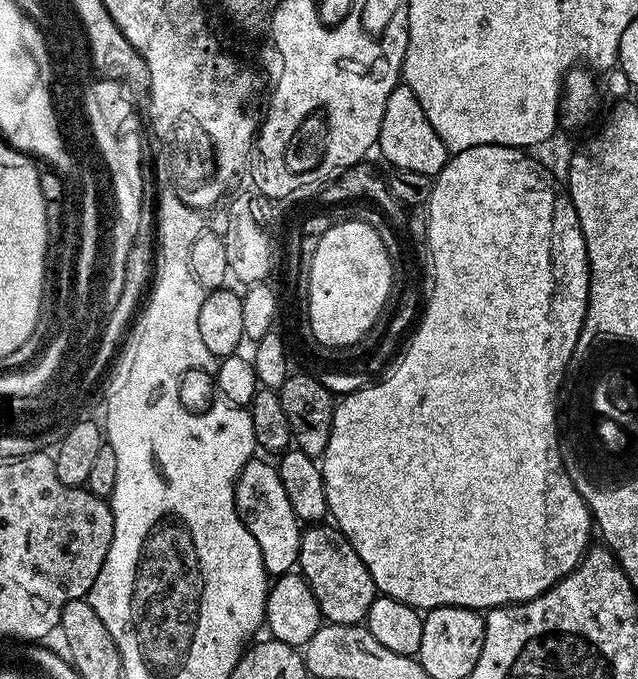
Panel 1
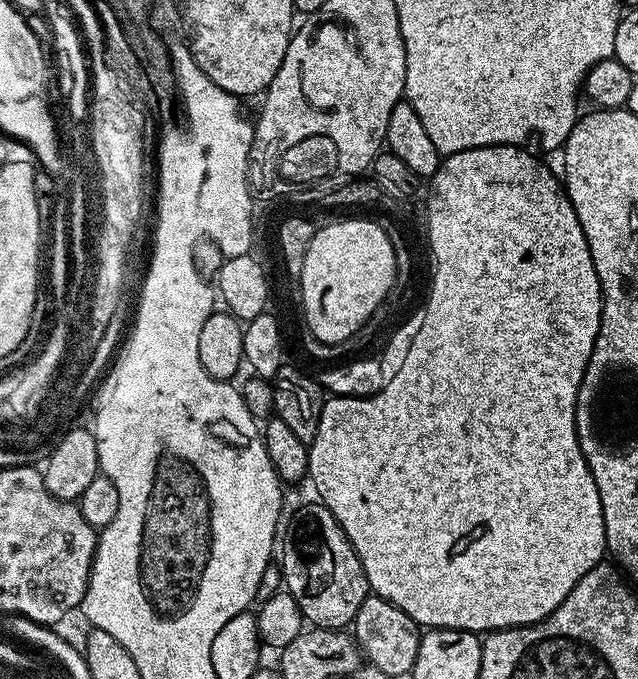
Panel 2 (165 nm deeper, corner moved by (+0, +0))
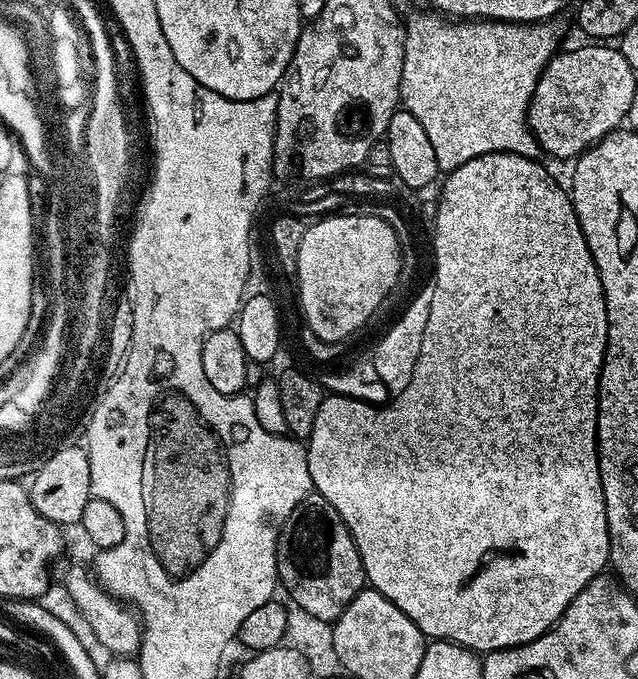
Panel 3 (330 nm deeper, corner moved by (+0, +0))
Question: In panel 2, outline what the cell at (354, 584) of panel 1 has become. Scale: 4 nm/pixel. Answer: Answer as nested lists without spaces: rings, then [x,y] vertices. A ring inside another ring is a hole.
[[[313,502],[304,504],[292,516],[292,521],[283,529],[282,544],[284,549],[278,552],[278,567],[283,572],[282,584],[286,591],[298,602],[300,612],[309,625],[317,628],[334,628],[344,630],[355,621],[362,602],[370,595],[366,570],[362,570],[362,562],[354,550],[354,546],[346,538],[340,523],[330,514],[325,504]]]

